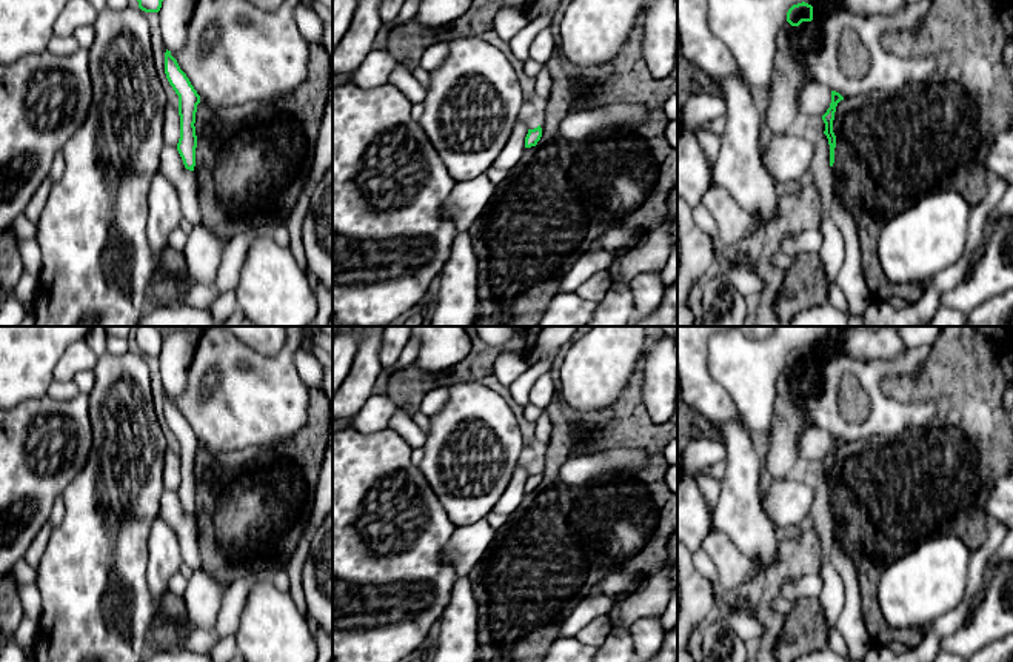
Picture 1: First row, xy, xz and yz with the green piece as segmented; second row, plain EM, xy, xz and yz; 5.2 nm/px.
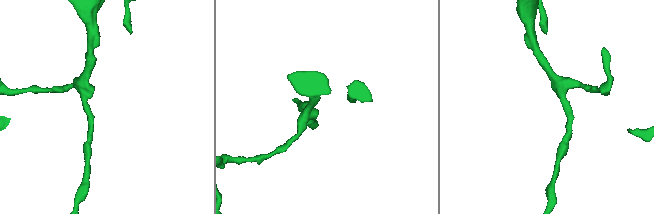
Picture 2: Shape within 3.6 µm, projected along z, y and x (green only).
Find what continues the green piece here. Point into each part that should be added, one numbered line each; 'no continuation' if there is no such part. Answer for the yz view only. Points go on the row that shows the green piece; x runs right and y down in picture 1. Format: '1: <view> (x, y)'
no continuation

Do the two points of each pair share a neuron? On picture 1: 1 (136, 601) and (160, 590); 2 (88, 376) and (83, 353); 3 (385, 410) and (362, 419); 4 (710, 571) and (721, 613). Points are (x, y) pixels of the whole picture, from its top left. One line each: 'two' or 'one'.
1: two
2: two
3: one
4: one

